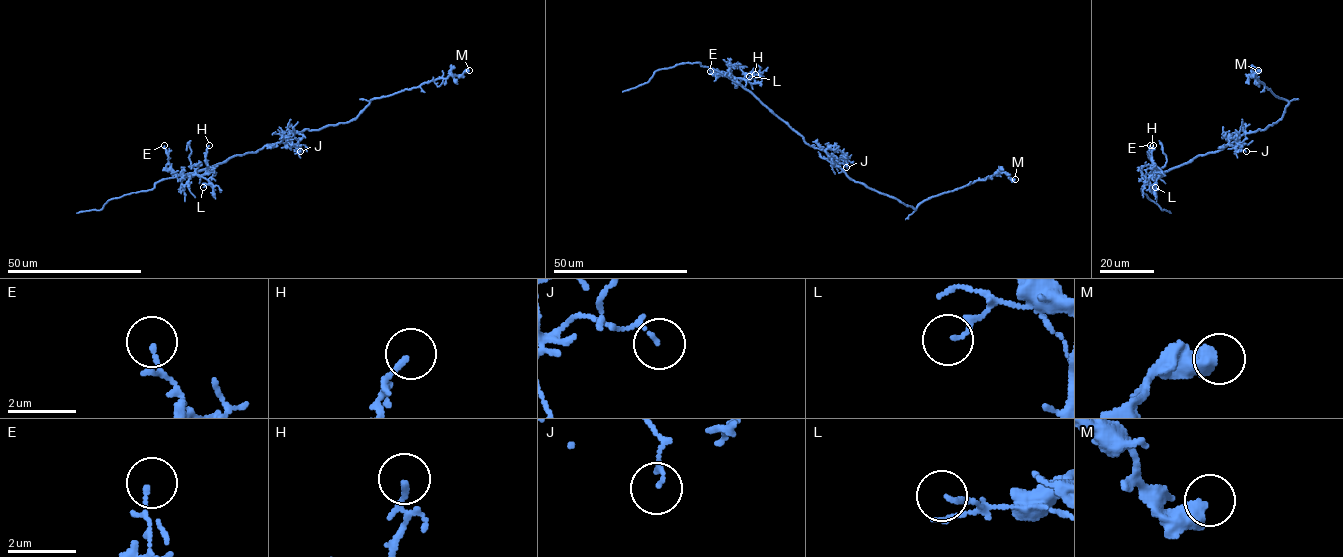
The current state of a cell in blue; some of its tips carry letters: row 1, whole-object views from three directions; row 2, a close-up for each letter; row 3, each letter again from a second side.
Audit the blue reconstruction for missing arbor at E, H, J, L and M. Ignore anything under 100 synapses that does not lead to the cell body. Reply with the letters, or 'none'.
none

